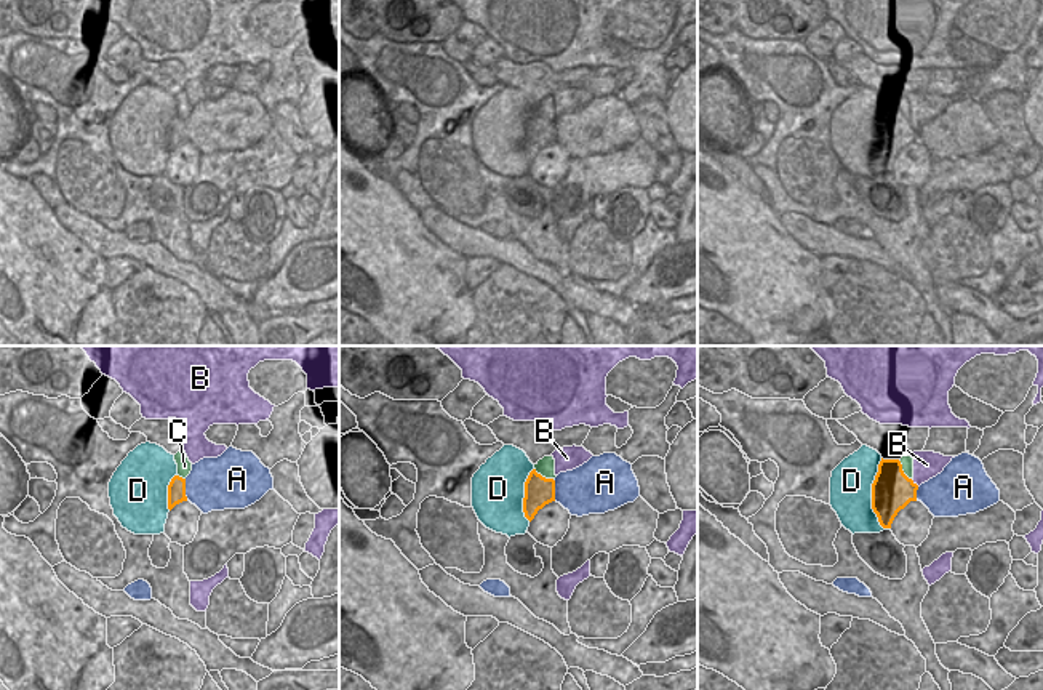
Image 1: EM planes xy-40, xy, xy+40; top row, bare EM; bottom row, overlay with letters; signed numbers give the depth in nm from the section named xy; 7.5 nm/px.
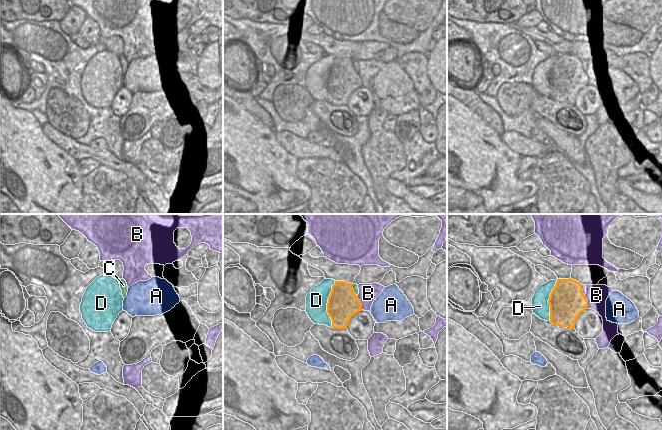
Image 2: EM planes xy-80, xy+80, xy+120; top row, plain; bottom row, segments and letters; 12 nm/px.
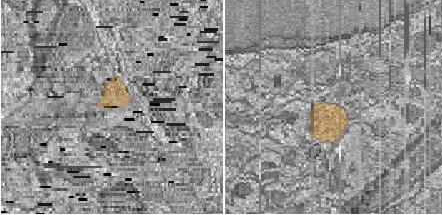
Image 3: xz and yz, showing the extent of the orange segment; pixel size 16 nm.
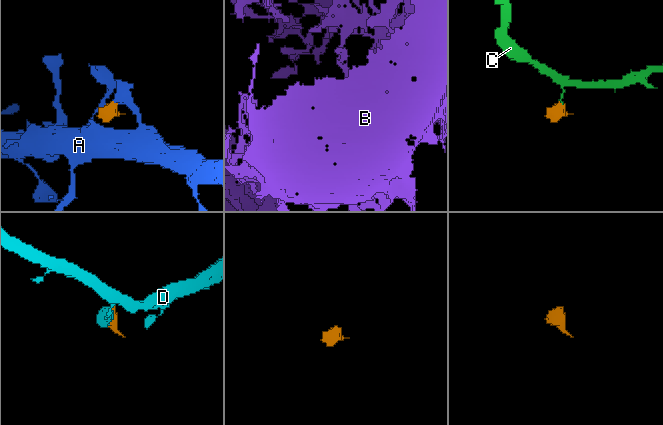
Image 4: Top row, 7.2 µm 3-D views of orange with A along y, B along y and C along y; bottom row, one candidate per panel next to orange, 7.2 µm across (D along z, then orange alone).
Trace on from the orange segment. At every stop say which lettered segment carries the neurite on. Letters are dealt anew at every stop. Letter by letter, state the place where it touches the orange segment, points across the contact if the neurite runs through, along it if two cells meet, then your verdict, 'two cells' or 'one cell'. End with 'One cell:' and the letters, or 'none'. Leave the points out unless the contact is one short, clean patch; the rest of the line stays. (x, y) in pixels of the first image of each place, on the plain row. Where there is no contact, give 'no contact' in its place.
A: contact xy (554, 132); border xy (552, 120), (555, 141); two cells
B: contact xy+40 (915, 125); border xy+40 (911, 120), (919, 127); two cells
C: contact xy+40 (901, 111); border xy+40 (898, 101), (911, 120); two cells
D: contact xy+40 (872, 136); two cells
One cell: none

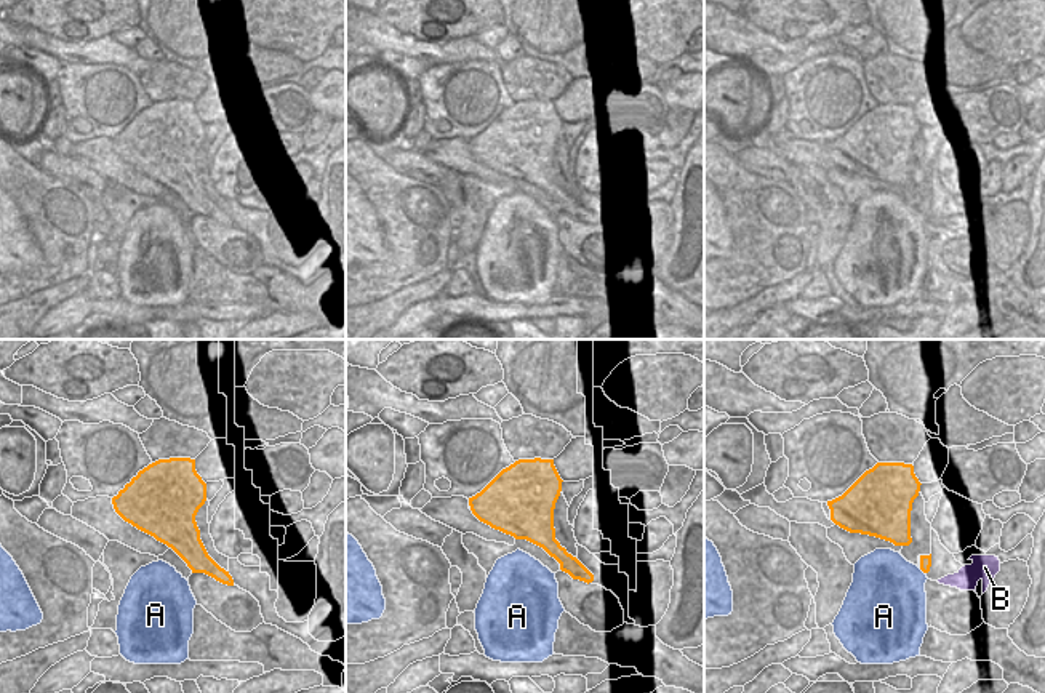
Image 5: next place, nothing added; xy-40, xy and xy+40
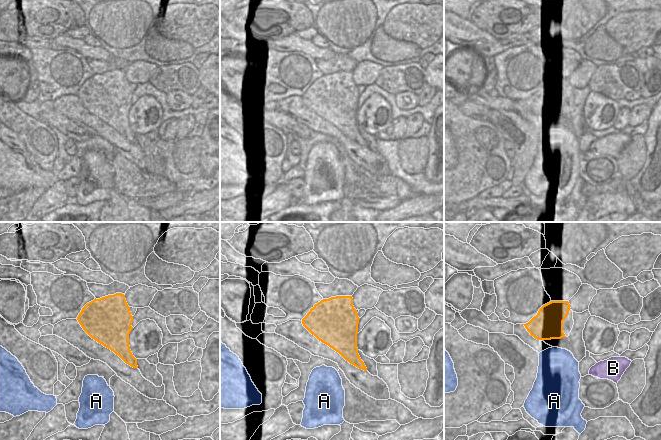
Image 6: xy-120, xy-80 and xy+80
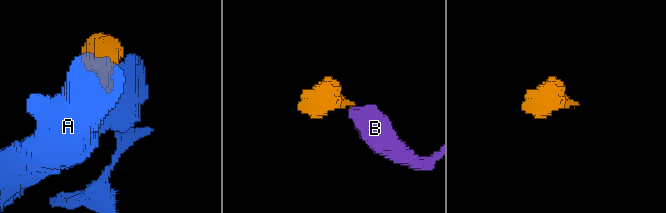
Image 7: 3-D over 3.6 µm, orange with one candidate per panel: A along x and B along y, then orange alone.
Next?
A: contact xy+40 (922, 212); two cells
B: no contact; one cell
One cell: B

